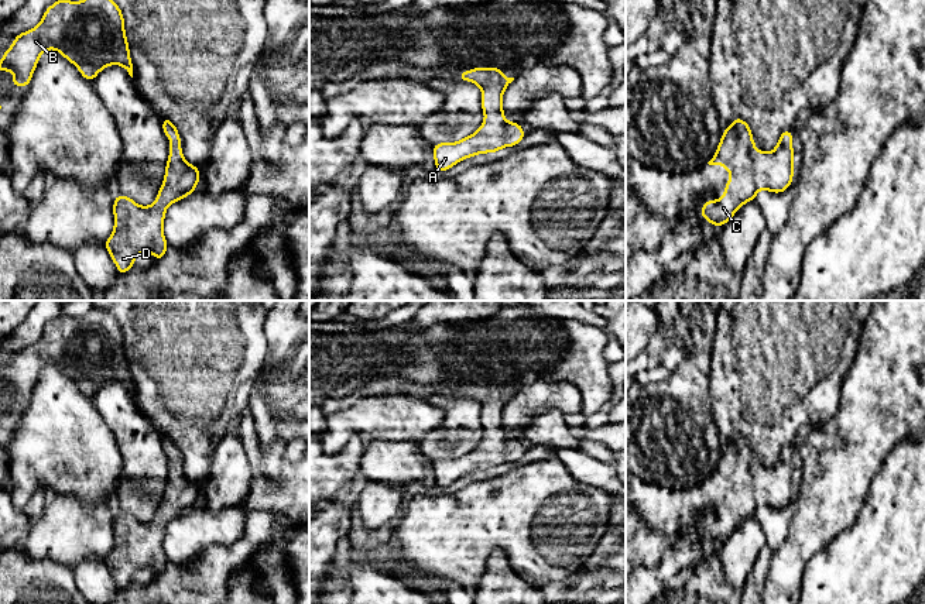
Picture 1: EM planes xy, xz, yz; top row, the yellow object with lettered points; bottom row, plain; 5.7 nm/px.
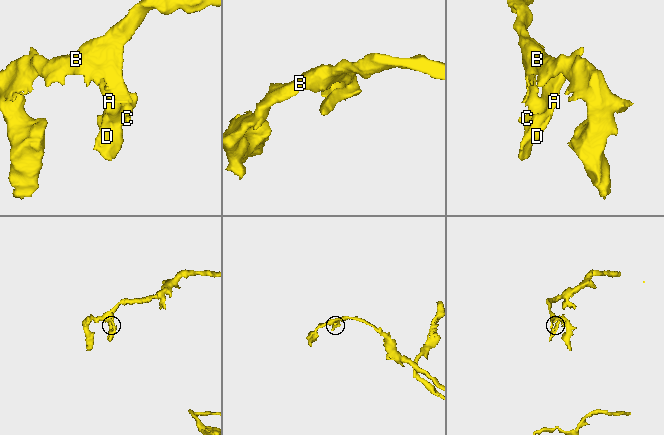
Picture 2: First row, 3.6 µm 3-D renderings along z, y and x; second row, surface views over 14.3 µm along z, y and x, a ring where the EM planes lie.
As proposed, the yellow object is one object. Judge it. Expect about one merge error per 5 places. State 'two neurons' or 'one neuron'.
one neuron

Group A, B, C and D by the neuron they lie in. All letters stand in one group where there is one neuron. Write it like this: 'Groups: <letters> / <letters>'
Groups: A B C D

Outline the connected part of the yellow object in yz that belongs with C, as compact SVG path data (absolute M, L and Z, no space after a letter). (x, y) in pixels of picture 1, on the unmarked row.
M740 433L723 446L716 470L709 481L723 481L732 493L720 515L709 515L700 524L700 532L712 542L726 540L758 507L782 509L794 495L792 447L784 446L770 469L756 464L750 442Z

